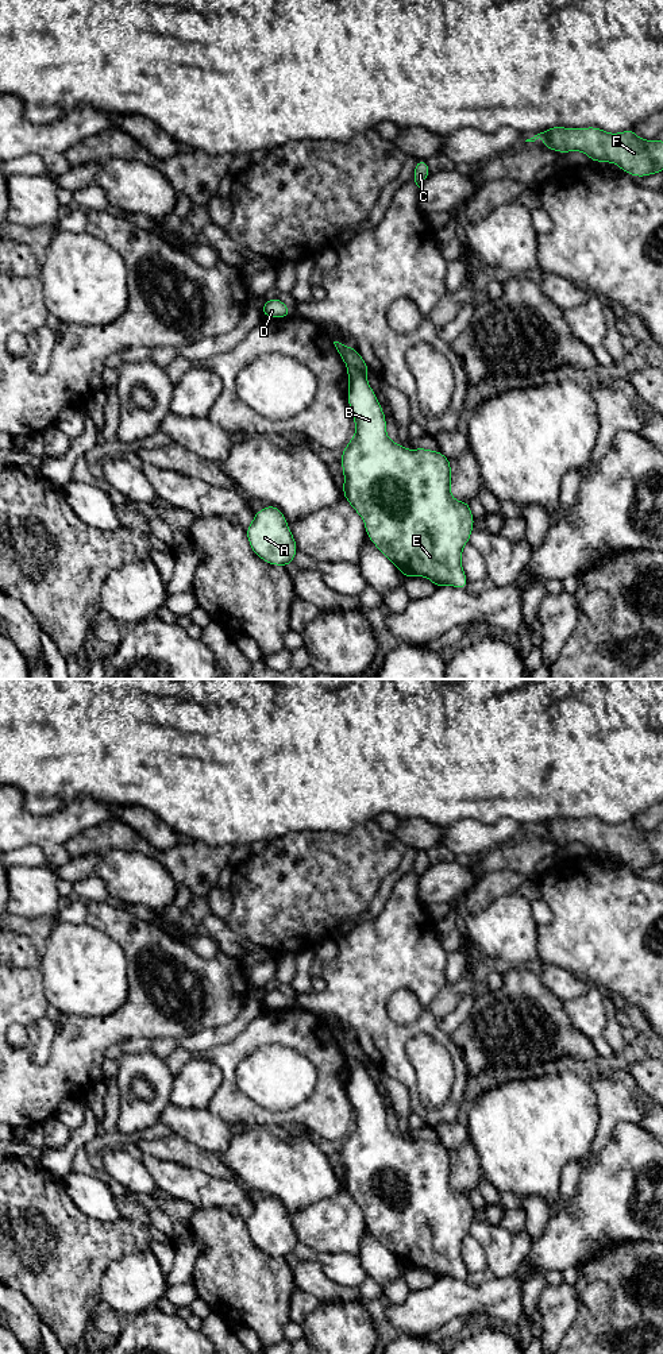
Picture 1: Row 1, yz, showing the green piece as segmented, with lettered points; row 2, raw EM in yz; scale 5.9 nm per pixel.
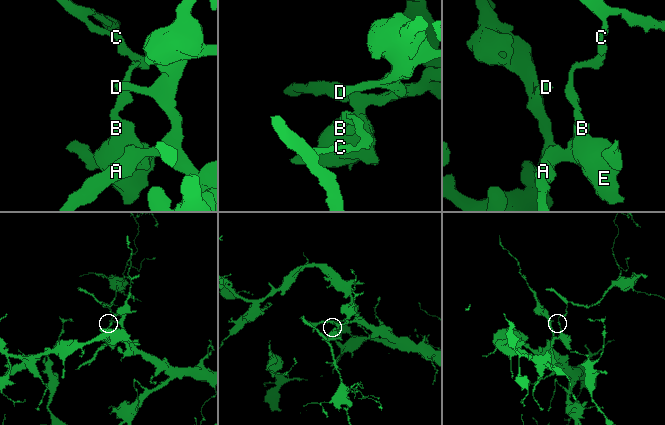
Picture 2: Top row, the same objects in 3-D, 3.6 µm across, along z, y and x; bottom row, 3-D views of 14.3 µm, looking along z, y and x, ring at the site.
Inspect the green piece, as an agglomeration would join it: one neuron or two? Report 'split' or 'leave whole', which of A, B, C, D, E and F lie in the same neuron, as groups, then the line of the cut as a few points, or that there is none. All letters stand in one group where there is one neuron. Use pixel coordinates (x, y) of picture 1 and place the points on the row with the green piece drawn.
split | A B D E / C F | yz (347, 365), (365, 374)

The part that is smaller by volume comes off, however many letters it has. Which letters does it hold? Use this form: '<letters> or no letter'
C, F

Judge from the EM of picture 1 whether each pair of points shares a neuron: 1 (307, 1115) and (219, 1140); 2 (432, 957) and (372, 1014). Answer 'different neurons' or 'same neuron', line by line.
1: different neurons
2: same neuron

